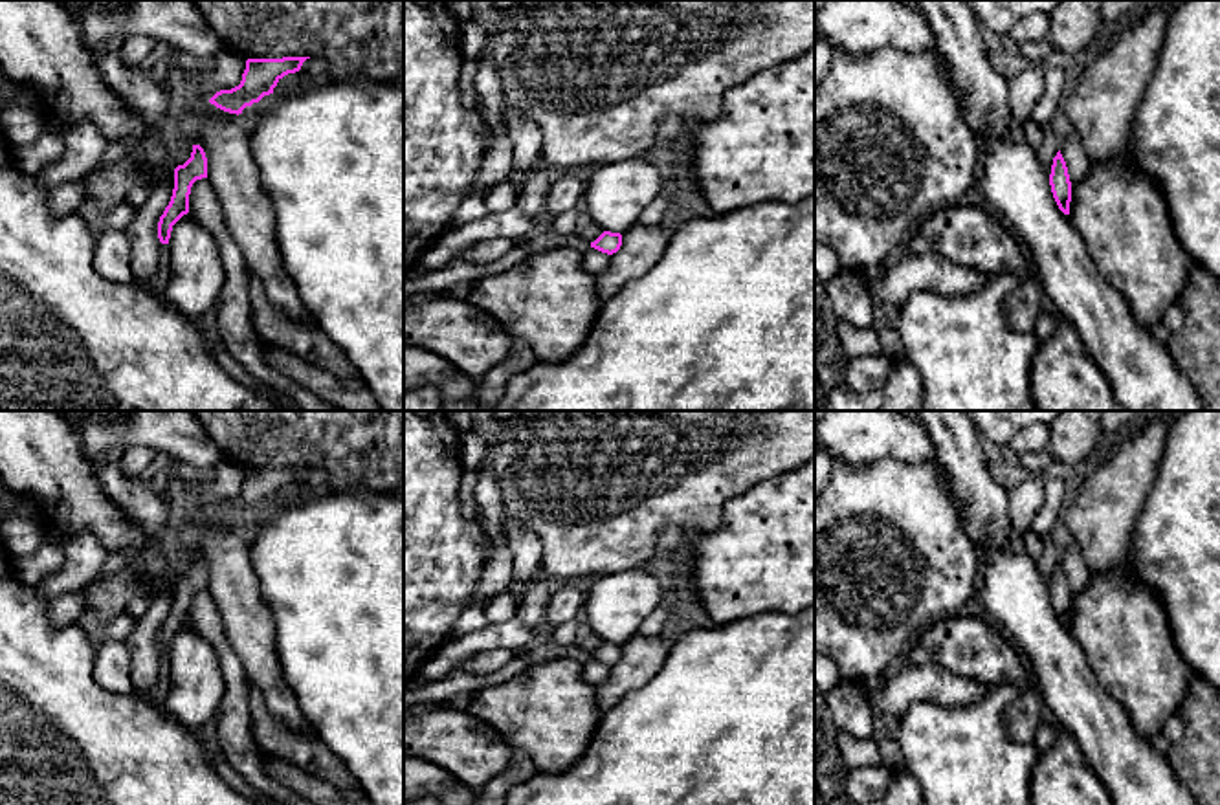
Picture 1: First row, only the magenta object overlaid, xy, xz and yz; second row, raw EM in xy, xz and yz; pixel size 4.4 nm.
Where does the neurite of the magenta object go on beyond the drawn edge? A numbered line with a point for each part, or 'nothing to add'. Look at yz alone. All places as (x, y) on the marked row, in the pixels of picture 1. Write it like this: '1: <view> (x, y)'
nothing to add

